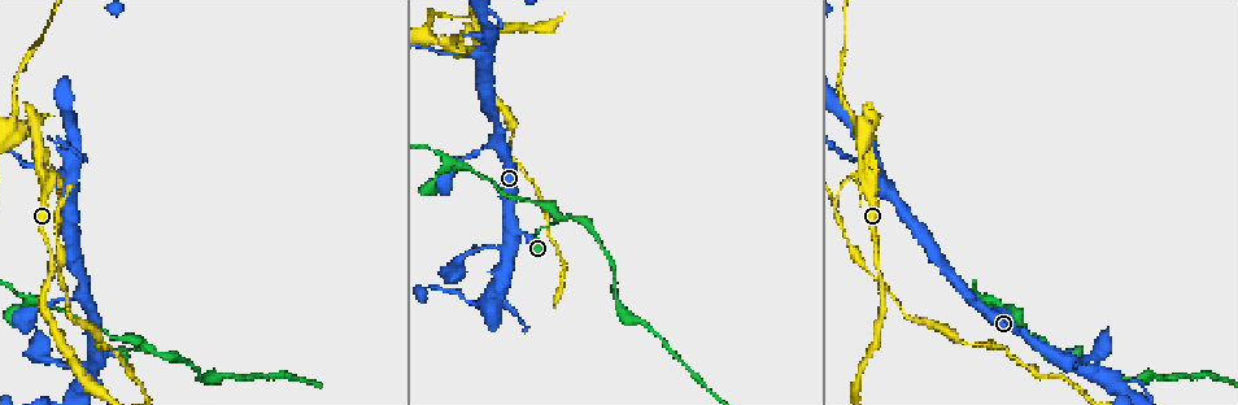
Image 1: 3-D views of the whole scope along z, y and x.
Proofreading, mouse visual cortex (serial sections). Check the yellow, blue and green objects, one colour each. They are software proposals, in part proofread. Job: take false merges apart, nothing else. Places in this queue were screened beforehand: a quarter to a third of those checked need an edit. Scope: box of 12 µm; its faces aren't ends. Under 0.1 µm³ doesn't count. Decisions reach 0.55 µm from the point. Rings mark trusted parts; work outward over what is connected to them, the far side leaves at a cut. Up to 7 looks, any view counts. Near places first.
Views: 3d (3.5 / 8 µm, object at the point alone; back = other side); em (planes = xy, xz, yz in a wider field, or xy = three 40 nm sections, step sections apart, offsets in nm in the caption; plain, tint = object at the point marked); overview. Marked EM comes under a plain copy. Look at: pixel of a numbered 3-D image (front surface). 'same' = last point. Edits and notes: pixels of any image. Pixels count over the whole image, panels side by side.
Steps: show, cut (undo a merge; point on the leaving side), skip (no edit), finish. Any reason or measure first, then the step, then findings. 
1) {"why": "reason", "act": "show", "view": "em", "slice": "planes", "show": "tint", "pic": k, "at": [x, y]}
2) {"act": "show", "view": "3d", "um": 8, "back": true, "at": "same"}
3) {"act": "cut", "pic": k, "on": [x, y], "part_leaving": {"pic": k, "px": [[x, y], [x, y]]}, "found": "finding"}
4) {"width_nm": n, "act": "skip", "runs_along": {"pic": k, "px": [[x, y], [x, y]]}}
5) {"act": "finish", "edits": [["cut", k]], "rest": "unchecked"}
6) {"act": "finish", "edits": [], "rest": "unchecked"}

{"why": "side arm on a straight run", "act": "show", "view": "3d", "um": 3.5, "pic": 1, "at": [508, 254]}

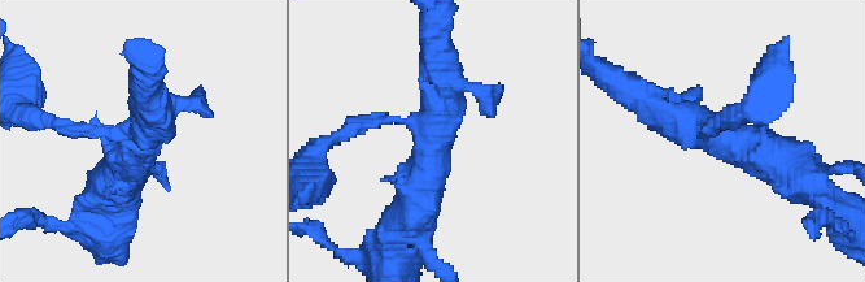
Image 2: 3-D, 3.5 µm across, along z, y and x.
{"arms": 3, "arm_widths_nm": [150, 450, 500], "act": "show", "view": "em", "slice": "xy", "step": 2, "show": "tint", "pic": 2, "at": [720, 135]}

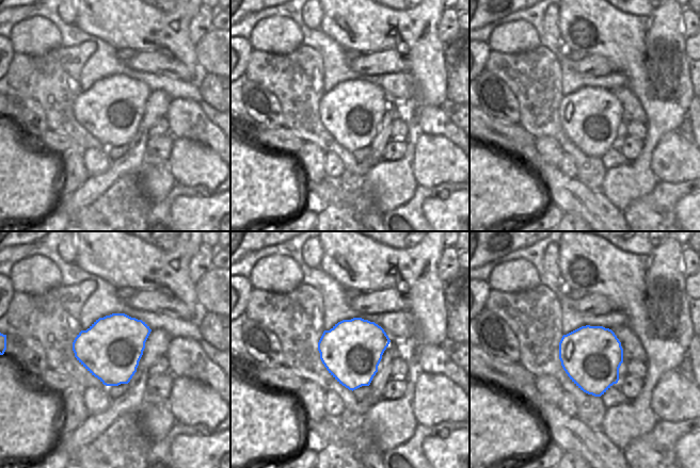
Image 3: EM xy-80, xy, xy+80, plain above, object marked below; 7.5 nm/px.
{"act": "skip", "runs_along": {"pic": 2, "px": [[645, 99], [791, 166]]}, "found": "continuous, no second cell"}

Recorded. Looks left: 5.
{"why": "abrupt turn", "act": "show", "view": "3d", "um": 3.5, "pic": 1, "at": [142, 344]}

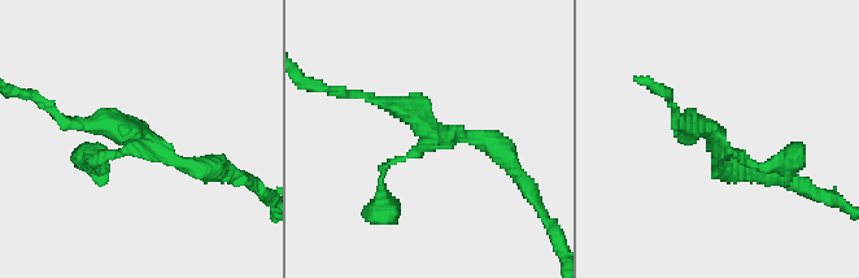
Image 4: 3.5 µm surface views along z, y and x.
{"why": "shape alone is not enough", "act": "show", "view": "em", "slice": "xy", "step": 1, "show": "tint", "pic": 4, "at": [138, 135]}

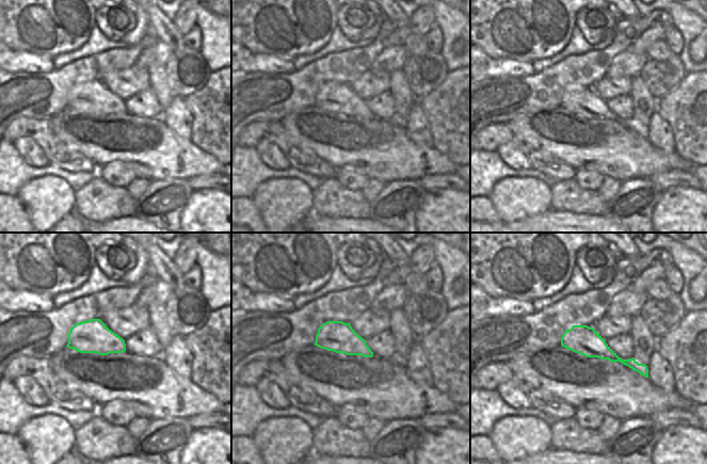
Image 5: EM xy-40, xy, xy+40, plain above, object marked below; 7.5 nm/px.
{"act": "skip", "runs_along": {"pic": 5, "px": [[563, 339], [583, 339], [645, 373]]}, "found": "all the same cell"}

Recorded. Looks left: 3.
{"why": "sharp bend", "act": "show", "view": "em", "slice": "planes", "show": "tint", "pic": 1, "at": [855, 173]}

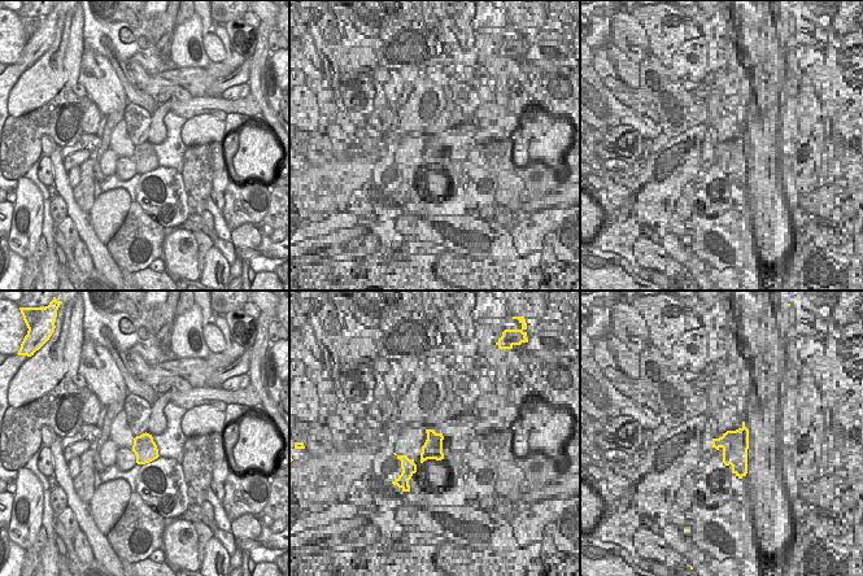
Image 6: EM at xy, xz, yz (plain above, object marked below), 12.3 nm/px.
{"act": "show", "view": "3d", "um": 3.5, "at": "same"}

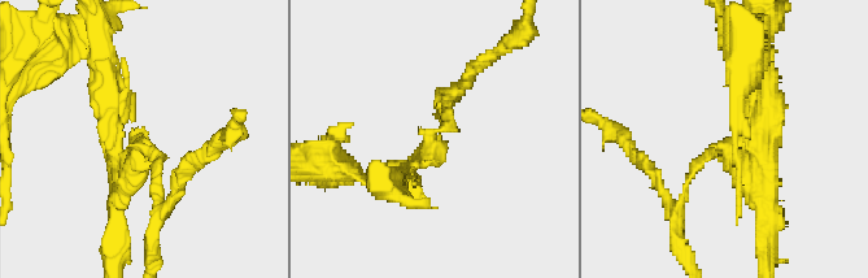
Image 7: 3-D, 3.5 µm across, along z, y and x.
{"width_nm": 280, "act": "cut", "pic": 7, "on": [147, 150], "part_leaving": {"pic": 7, "px": [[116, 194], [143, 150], [155, 190]]}, "found": "two cells meet here"}

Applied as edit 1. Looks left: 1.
{"act": "finish", "edits": [["cut", 7]], "rest": "unchecked"}

